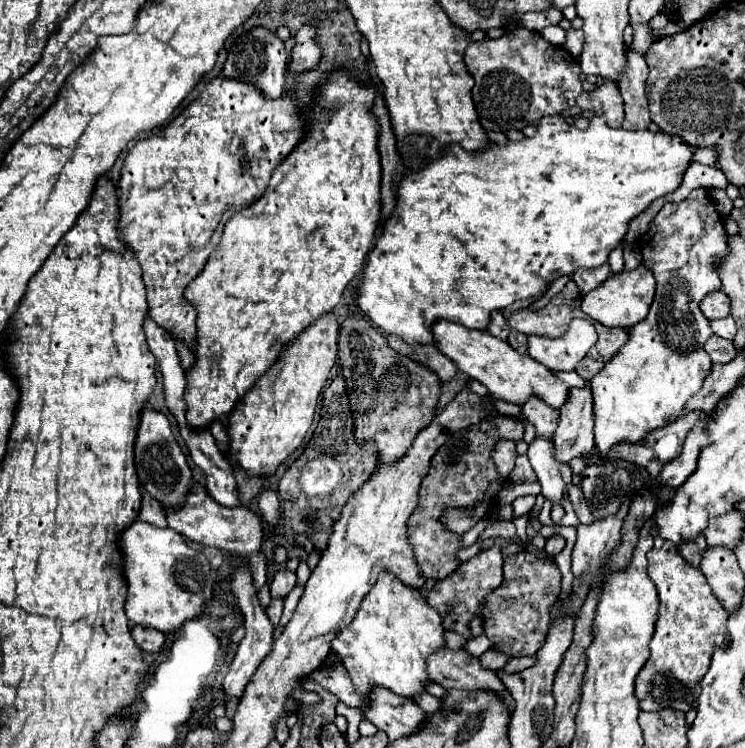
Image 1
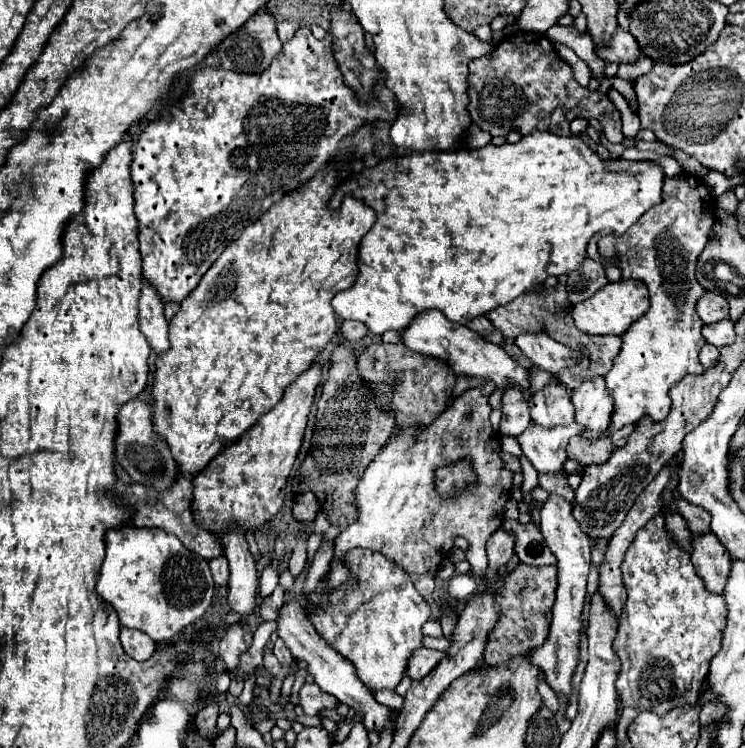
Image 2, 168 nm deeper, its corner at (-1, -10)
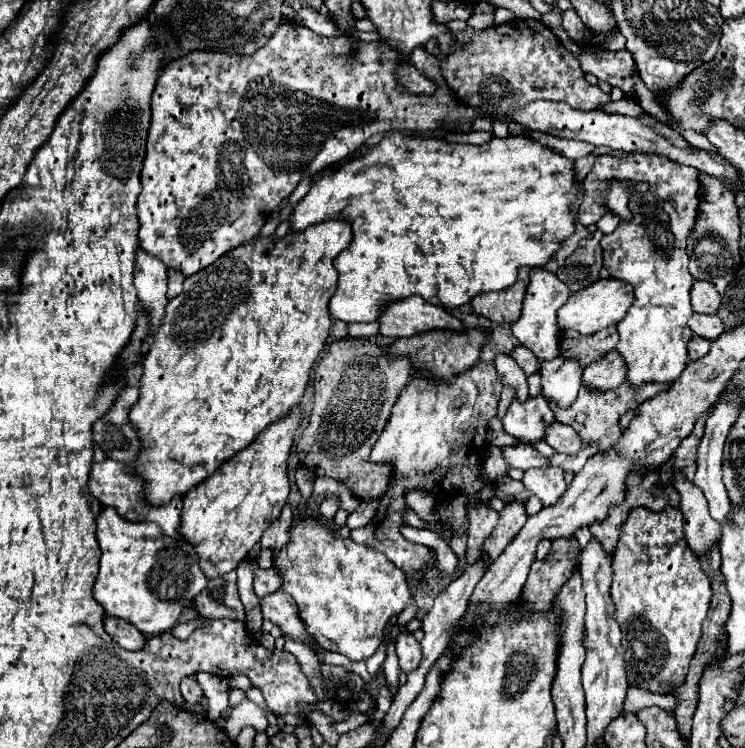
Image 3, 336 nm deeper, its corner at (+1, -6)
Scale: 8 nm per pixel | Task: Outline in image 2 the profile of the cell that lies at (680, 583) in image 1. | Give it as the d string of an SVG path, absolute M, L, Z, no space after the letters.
M658 513L654 519L650 519L650 523L646 523L646 527L642 527L642 531L638 531L638 535L634 537L634 543L630 545L630 551L626 551L624 555L624 563L622 563L622 581L626 587L626 603L622 607L622 615L620 615L620 627L618 627L618 635L612 643L618 659L622 661L622 671L618 675L616 681L616 689L618 689L618 697L622 699L622 715L618 719L618 731L620 731L620 723L622 725L630 725L634 721L634 717L640 711L652 711L652 713L666 713L672 711L674 707L682 707L682 705L694 705L698 701L698 689L702 685L702 681L708 675L708 667L710 667L710 659L720 651L722 647L722 631L726 629L726 603L722 599L722 595L716 595L712 591L708 591L704 587L704 581L696 575L694 565L690 563L690 553L684 551L672 537L672 533L666 529L666 517L662 513Z

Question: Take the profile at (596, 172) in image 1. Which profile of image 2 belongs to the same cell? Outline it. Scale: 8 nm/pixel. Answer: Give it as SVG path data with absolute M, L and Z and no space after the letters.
M532 131L530 135L522 135L518 143L502 143L502 145L484 145L480 149L456 149L456 151L428 151L428 153L410 153L406 157L386 159L376 163L374 167L364 167L360 173L348 177L340 191L354 193L356 199L366 203L376 213L376 223L372 229L364 235L358 247L358 277L354 287L338 293L332 299L332 307L336 315L342 319L362 321L372 333L382 335L384 331L402 331L412 317L426 309L438 309L442 311L450 321L466 325L470 319L478 315L486 315L494 307L506 305L518 295L526 293L534 285L542 285L548 275L568 275L576 271L584 257L586 257L586 245L588 241L602 229L612 229L614 235L624 235L650 207L658 205L662 201L662 183L664 183L664 171L660 165L650 161L624 161L624 159L610 159L602 161L586 143L582 143L580 137L558 137L550 131Z

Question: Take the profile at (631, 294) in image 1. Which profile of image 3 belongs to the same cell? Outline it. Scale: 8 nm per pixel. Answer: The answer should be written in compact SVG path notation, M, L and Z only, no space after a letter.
M598 279L584 291L570 295L570 299L558 311L558 325L562 329L574 329L580 335L590 335L604 327L618 325L620 319L624 319L628 307L632 307L632 303L634 303L634 291L630 283L618 279Z

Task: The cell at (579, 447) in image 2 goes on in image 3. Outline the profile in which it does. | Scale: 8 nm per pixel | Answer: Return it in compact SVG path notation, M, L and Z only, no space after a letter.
M558 421L548 427L546 443L552 445L556 453L568 453L568 455L572 455L572 453L576 453L576 451L580 451L584 447L580 435L572 427L562 425Z

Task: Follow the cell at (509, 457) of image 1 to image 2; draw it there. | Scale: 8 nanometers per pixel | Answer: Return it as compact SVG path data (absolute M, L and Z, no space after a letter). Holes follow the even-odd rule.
M490 381L472 387L456 397L430 425L400 427L390 435L358 483L358 521L334 539L334 559L328 573L330 591L354 579L342 565L342 557L350 549L362 547L380 551L402 567L412 577L418 593L426 597L434 591L436 571L456 537L464 537L469 543L466 559L470 563L470 574L484 579L488 569L486 541L502 525L504 503L512 493L512 471L508 471L500 459L500 439L488 421L492 413L488 397L494 389L496 385ZM462 459L470 463L478 477L472 487L468 485L458 491L456 497L444 499L434 487L434 473L438 467Z

